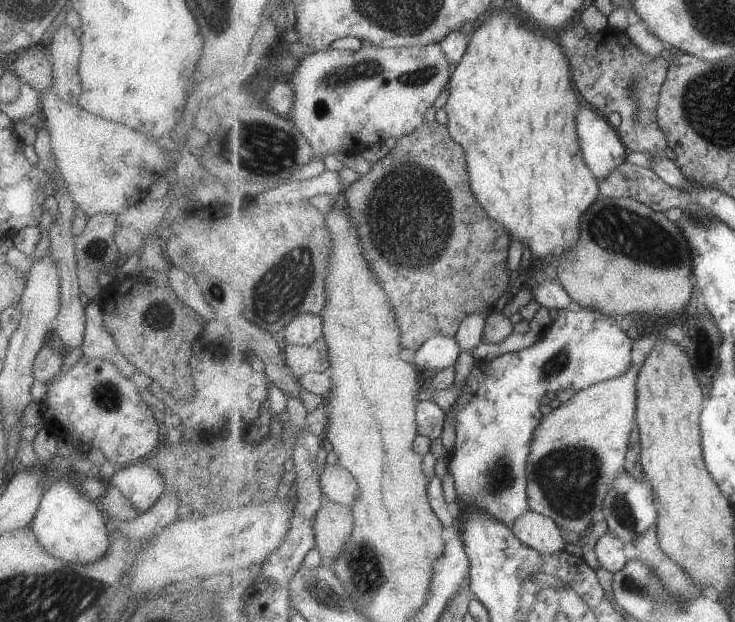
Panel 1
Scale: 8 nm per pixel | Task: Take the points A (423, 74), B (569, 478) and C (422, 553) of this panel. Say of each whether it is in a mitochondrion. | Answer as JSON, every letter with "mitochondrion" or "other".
{"A":"mitochondrion","B":"mitochondrion","C":"other"}

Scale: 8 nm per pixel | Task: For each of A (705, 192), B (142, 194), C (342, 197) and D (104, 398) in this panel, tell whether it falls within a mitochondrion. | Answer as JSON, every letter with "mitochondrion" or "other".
{"A":"other","B":"other","C":"other","D":"mitochondrion"}

